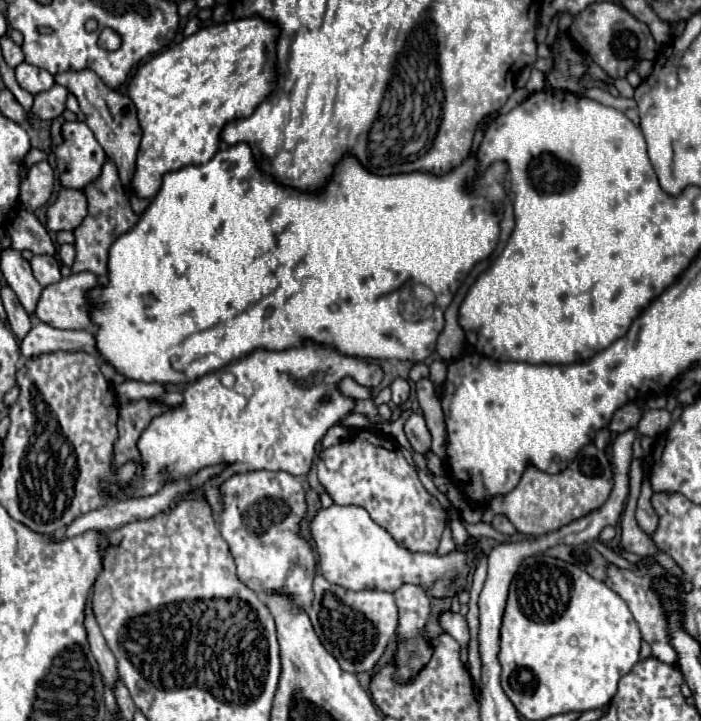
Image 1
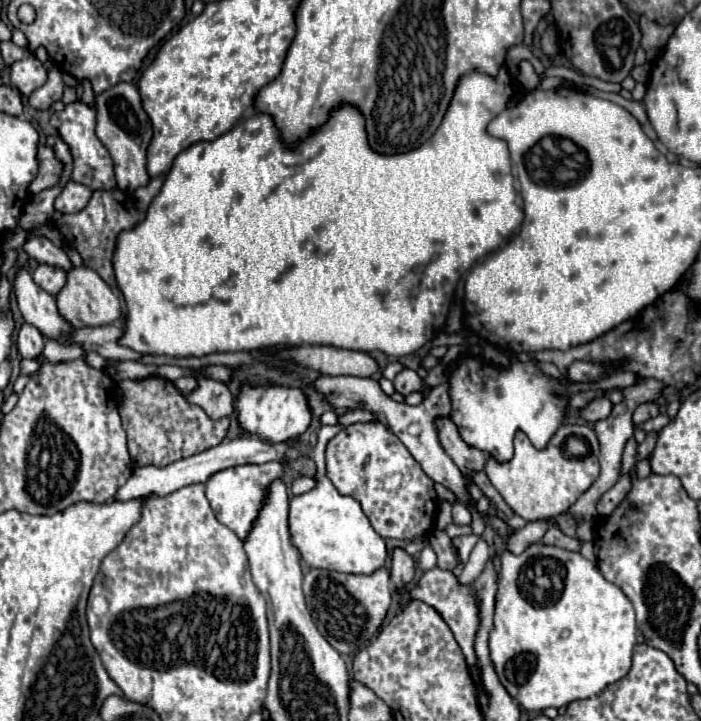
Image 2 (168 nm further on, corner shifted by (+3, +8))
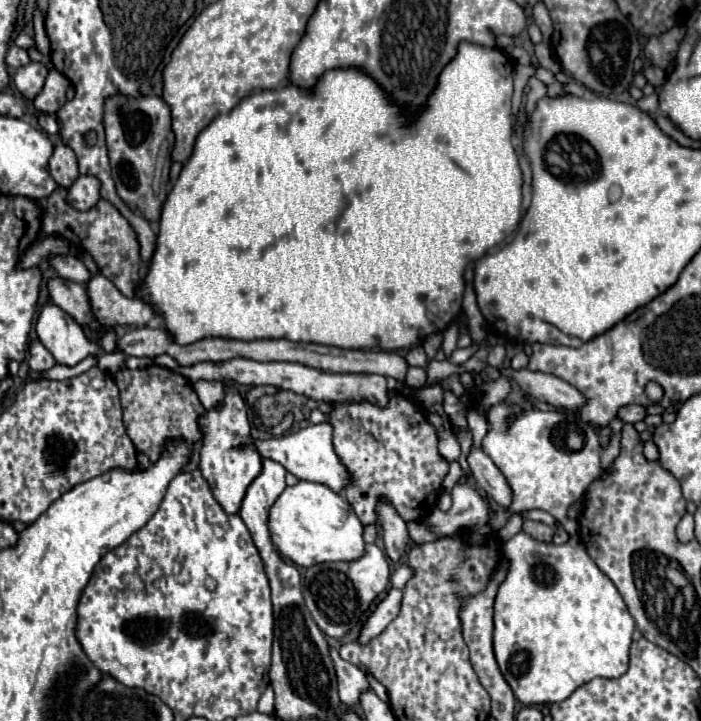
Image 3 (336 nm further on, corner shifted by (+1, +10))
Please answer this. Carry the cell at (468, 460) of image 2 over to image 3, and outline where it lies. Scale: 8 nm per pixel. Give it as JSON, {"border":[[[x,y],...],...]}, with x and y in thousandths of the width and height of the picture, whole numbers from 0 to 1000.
{"border":[[[673,620],[668,628],[668,645],[670,653],[676,656],[676,664],[682,670],[685,678],[690,678],[696,684],[696,689],[702,689],[710,700],[725,703],[728,700],[728,678],[725,670],[719,667],[719,659],[710,653],[710,648],[702,642],[702,637],[682,620]]]}

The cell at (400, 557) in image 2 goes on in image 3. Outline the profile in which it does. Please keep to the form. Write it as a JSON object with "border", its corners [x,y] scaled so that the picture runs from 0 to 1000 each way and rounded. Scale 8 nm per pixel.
{"border":[[[542,698],[539,712],[542,712],[542,731],[545,731],[545,739],[548,739],[551,770],[562,781],[571,781],[579,761],[582,761],[582,753],[585,753],[582,734],[579,734],[576,723],[568,717],[568,712],[559,706],[559,700]]]}

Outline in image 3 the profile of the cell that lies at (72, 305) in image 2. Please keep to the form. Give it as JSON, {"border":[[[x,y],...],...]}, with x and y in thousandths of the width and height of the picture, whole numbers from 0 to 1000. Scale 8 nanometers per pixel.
{"border":[[[146,379],[131,381],[123,393],[128,429],[140,451],[185,451],[203,454],[220,440],[220,429],[197,412],[180,415]]]}

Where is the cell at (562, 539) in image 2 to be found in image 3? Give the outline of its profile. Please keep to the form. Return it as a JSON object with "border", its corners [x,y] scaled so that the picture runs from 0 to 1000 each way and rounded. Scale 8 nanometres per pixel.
{"border":[[[748,723],[748,731],[745,731],[745,734],[753,736],[753,742],[759,742],[759,745],[767,748],[767,750],[785,753],[787,745],[790,745],[790,731],[776,728],[776,725],[770,725],[770,723]]]}

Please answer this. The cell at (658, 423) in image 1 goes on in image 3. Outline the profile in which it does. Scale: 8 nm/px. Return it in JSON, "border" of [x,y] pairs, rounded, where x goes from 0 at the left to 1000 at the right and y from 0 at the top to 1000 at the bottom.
{"border":[[[893,562],[890,567],[884,567],[884,581],[890,587],[919,584],[919,578],[922,578],[922,567],[916,562]]]}

